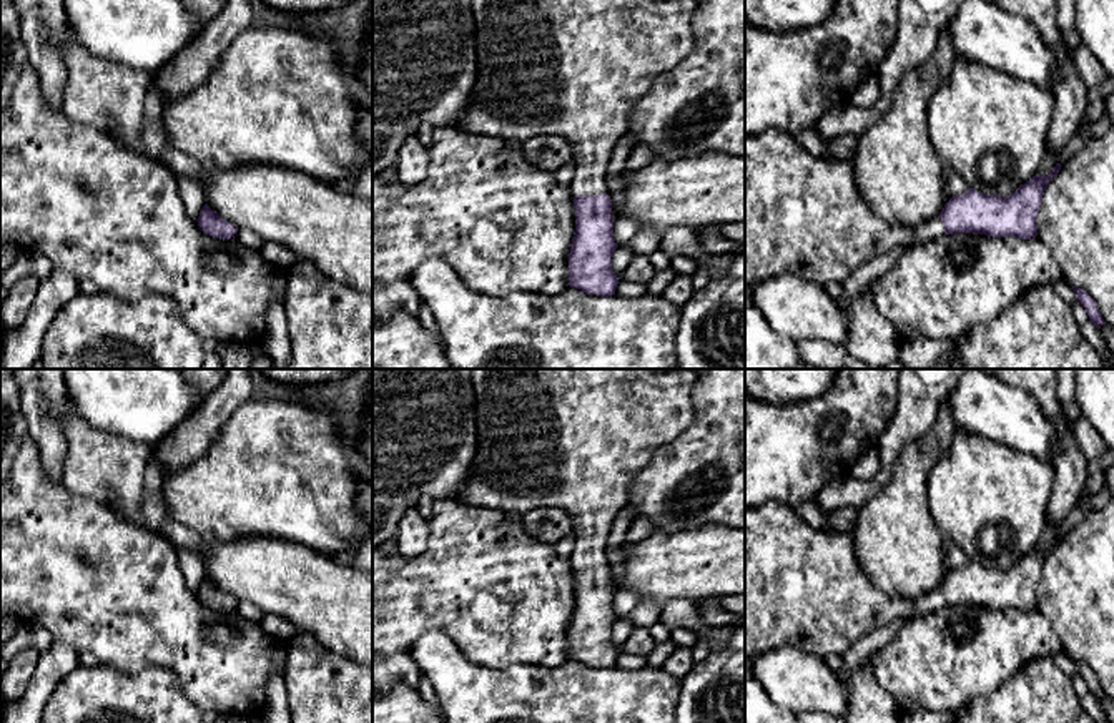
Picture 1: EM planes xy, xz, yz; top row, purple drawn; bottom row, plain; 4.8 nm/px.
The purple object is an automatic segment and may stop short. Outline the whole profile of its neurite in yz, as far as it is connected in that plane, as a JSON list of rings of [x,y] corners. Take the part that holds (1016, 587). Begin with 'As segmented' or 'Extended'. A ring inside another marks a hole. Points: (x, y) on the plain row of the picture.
Extended. [[[768,500],[760,507],[745,510],[745,655],[753,658],[781,647],[793,647],[818,658],[845,655],[866,633],[880,630],[896,618],[928,615],[944,605],[1036,610],[1038,583],[1046,557],[1059,542],[1061,537],[1056,535],[1047,548],[1034,547],[1006,570],[969,560],[964,567],[953,568],[939,588],[913,598],[896,598],[883,593],[866,578],[855,557],[850,534],[815,530],[786,502]]]

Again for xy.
As segmented. [[[208,577],[203,578],[196,593],[201,603],[219,612],[231,612],[238,603],[231,595],[223,592]]]

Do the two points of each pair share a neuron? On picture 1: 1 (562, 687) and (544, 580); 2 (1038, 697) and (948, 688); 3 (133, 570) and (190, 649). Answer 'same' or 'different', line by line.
1: different
2: different
3: same

